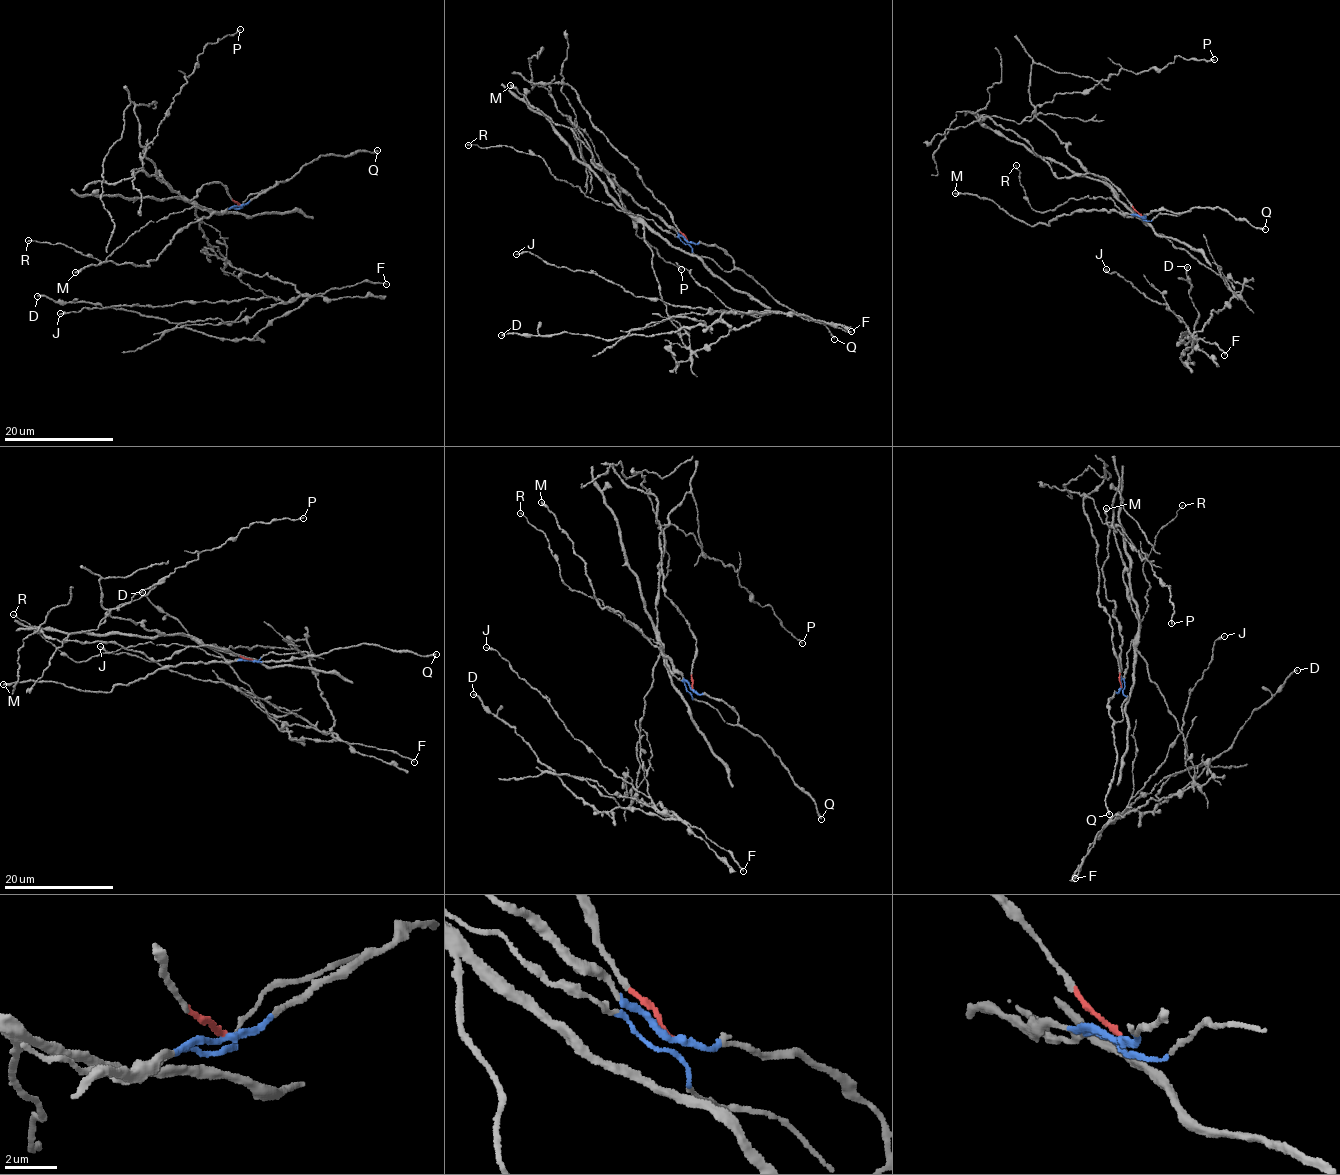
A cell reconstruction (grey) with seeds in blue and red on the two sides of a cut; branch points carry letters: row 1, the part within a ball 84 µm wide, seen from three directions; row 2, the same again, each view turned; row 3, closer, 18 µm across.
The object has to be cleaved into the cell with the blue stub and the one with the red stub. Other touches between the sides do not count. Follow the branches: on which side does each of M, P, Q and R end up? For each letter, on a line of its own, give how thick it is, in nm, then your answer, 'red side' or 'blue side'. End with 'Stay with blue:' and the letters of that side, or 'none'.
M: calibre 280 nm; blue side
P: calibre 170 nm; red side
Q: calibre 240 nm; blue side
R: calibre 150 nm; blue side
Stay with blue: M, Q, R

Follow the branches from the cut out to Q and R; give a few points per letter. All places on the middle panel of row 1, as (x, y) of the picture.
Q: (688, 242), (720, 247), (732, 258), (734, 265), (771, 296), (821, 322), (834, 339)
R: (688, 242), (663, 231), (651, 219), (594, 200), (554, 176), (537, 155), (505, 145), (467, 144)

